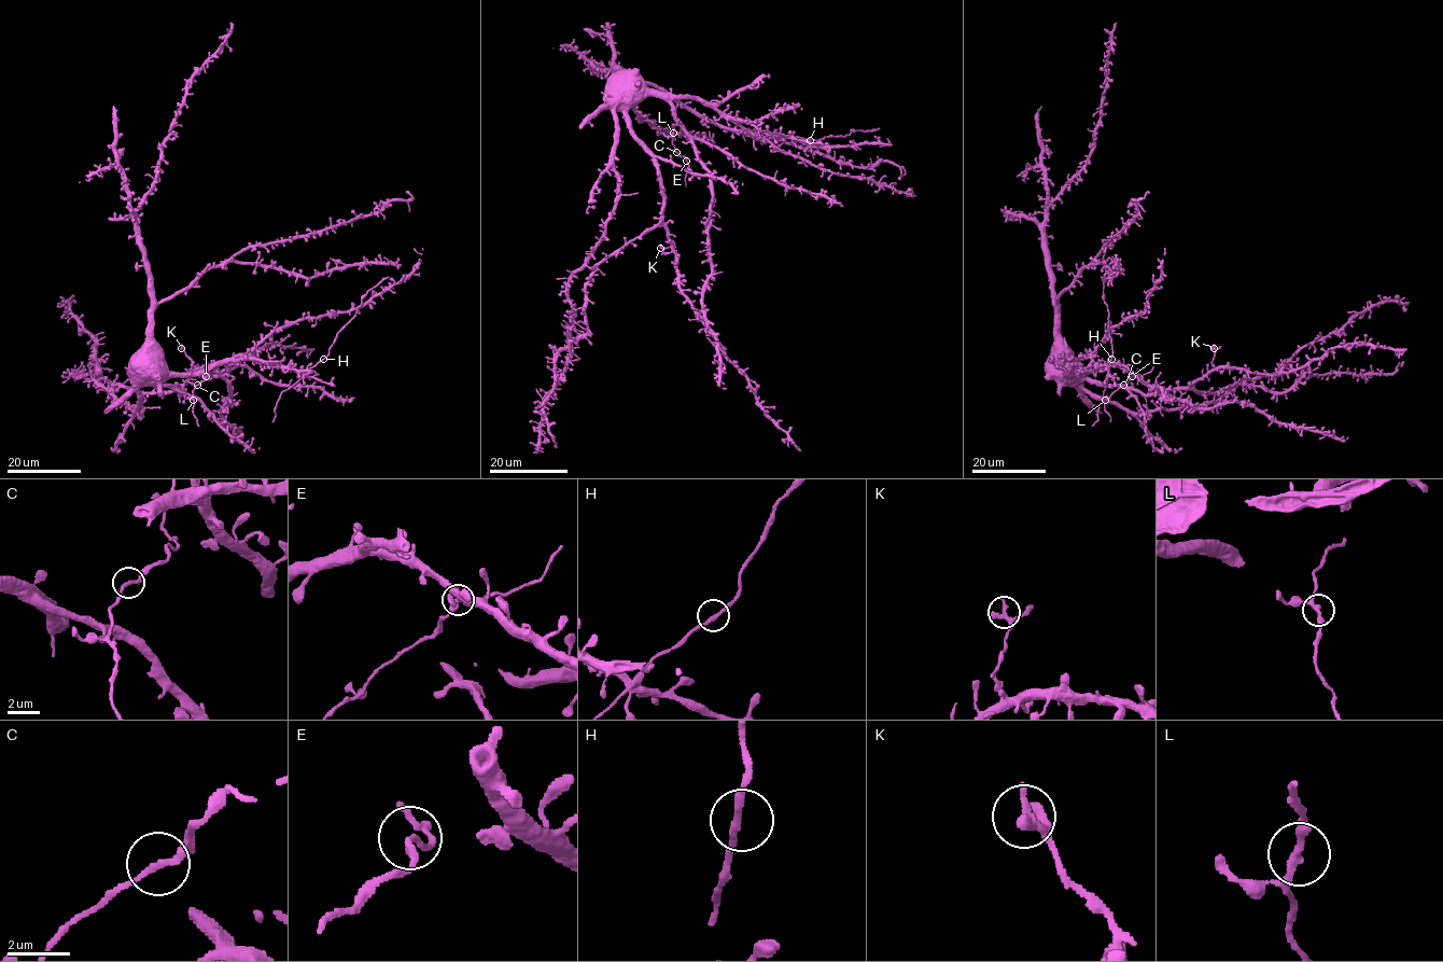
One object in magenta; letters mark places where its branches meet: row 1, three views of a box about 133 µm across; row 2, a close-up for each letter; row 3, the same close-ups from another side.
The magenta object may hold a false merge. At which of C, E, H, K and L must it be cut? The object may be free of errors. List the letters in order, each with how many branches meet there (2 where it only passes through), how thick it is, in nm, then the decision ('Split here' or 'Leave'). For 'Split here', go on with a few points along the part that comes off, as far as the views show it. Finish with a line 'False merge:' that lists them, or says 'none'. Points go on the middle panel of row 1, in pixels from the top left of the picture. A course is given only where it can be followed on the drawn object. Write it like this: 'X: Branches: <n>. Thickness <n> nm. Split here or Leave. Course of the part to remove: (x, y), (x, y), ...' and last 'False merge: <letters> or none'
C: Branches: 2. Thickness 180 nm. Leave
E: Branches: 2. Thickness 240 nm. Leave
H: Branches: 2. Thickness 220 nm. Leave
K: Branches: 2. Thickness 280 nm. Leave
L: Branches: 2. Thickness 240 nm. Leave
False merge: none

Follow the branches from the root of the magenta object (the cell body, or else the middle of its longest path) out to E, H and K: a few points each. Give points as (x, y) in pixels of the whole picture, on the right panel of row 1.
E: (1081, 368), (1069, 374), (1089, 374), (1100, 368), (1121, 366), (1132, 376)
H: (1081, 368), (1069, 374), (1072, 367), (1087, 356), (1104, 364), (1109, 373), (1111, 359)
K: (1081, 368), (1089, 379), (1125, 385), (1145, 394), (1188, 389), (1213, 368), (1214, 348)

